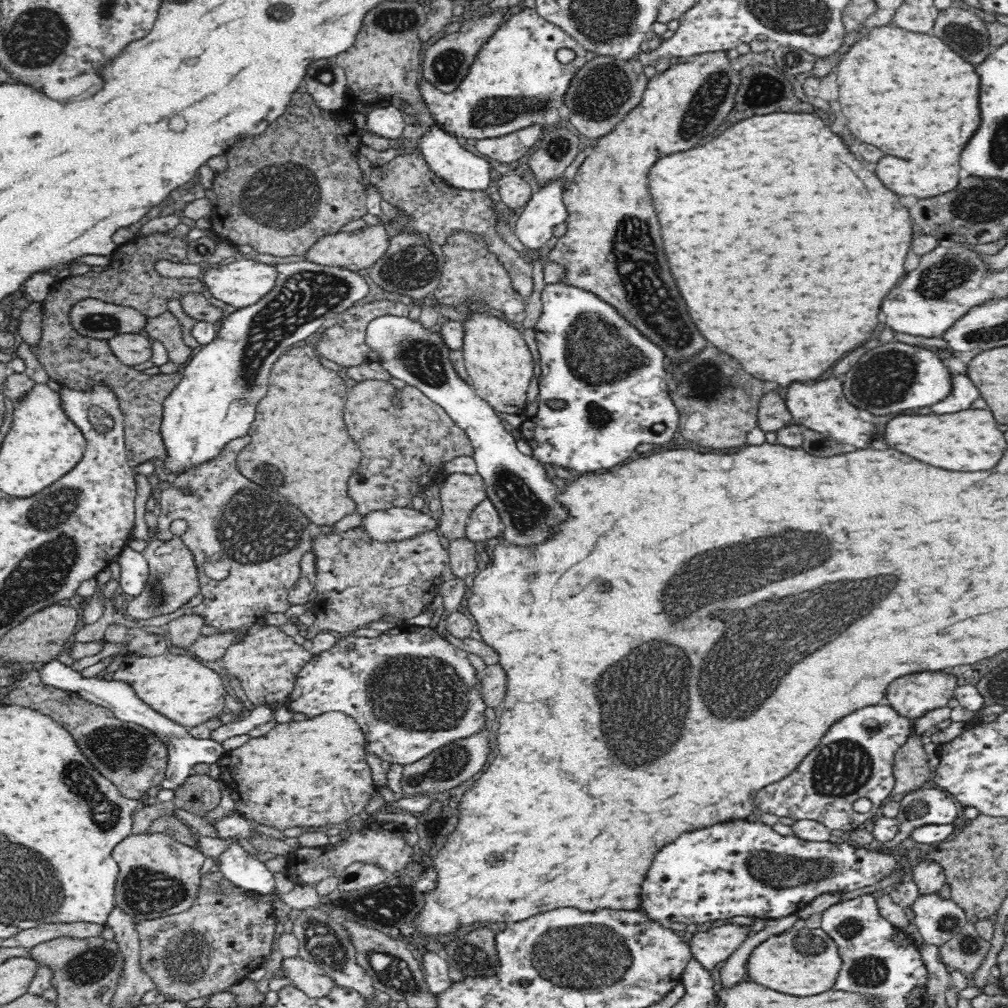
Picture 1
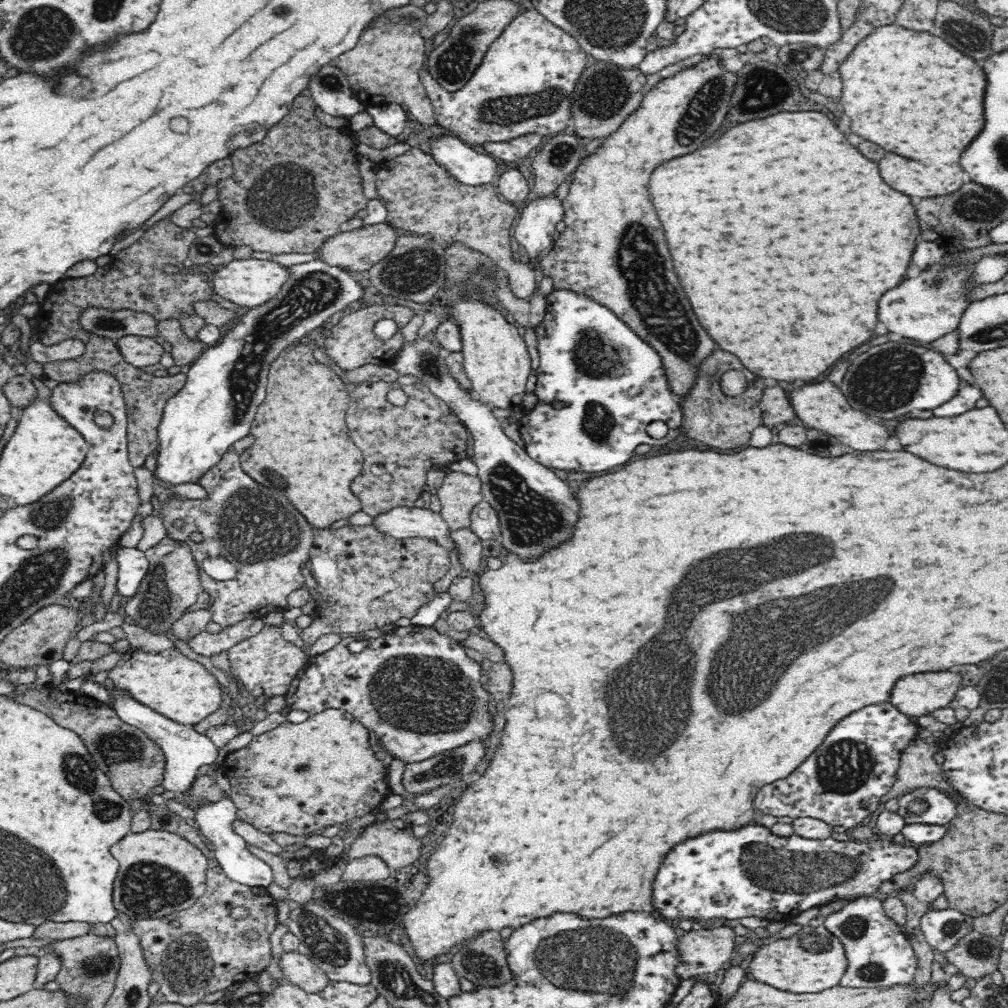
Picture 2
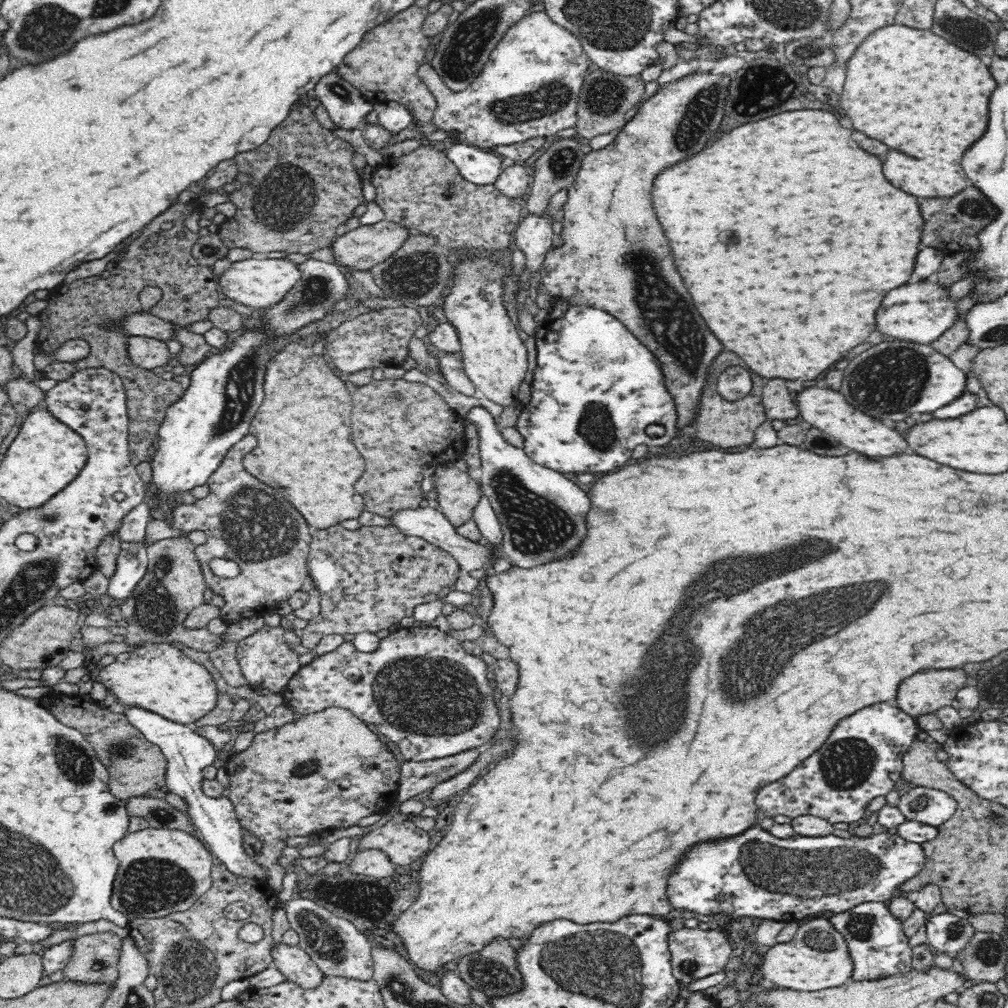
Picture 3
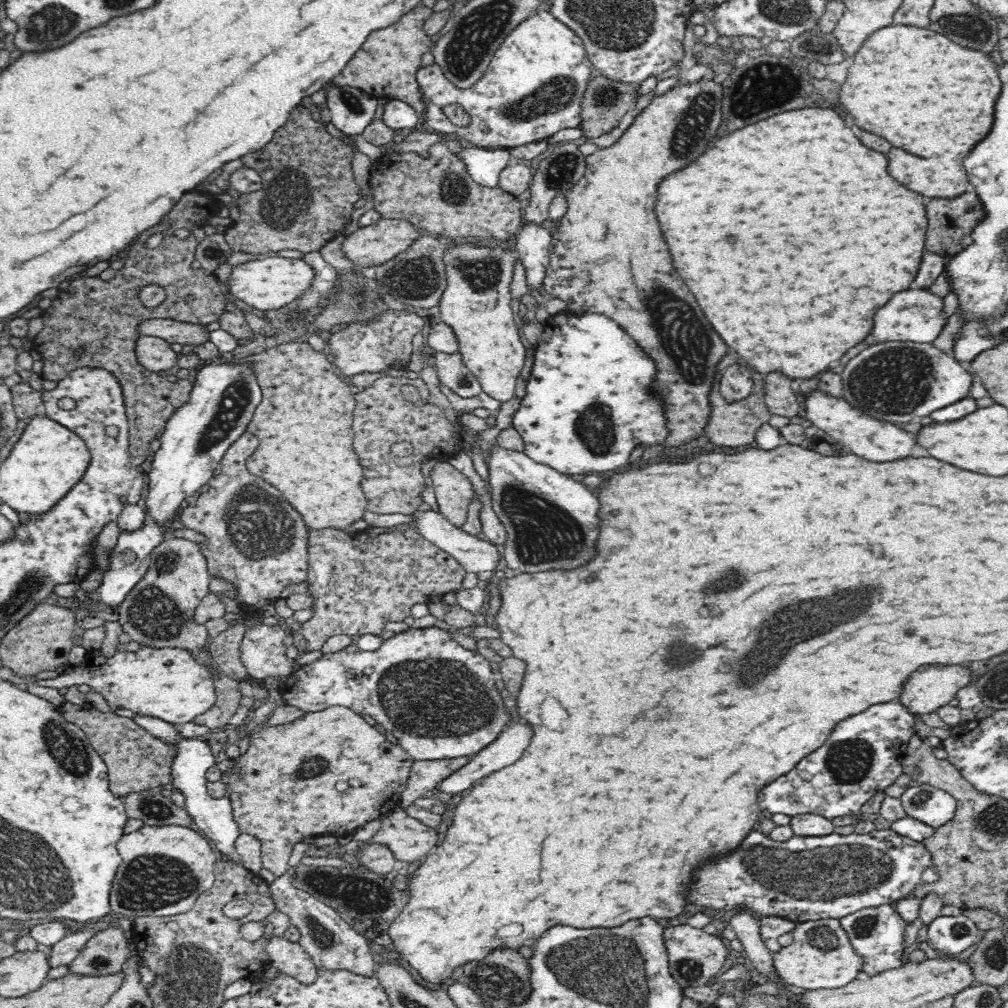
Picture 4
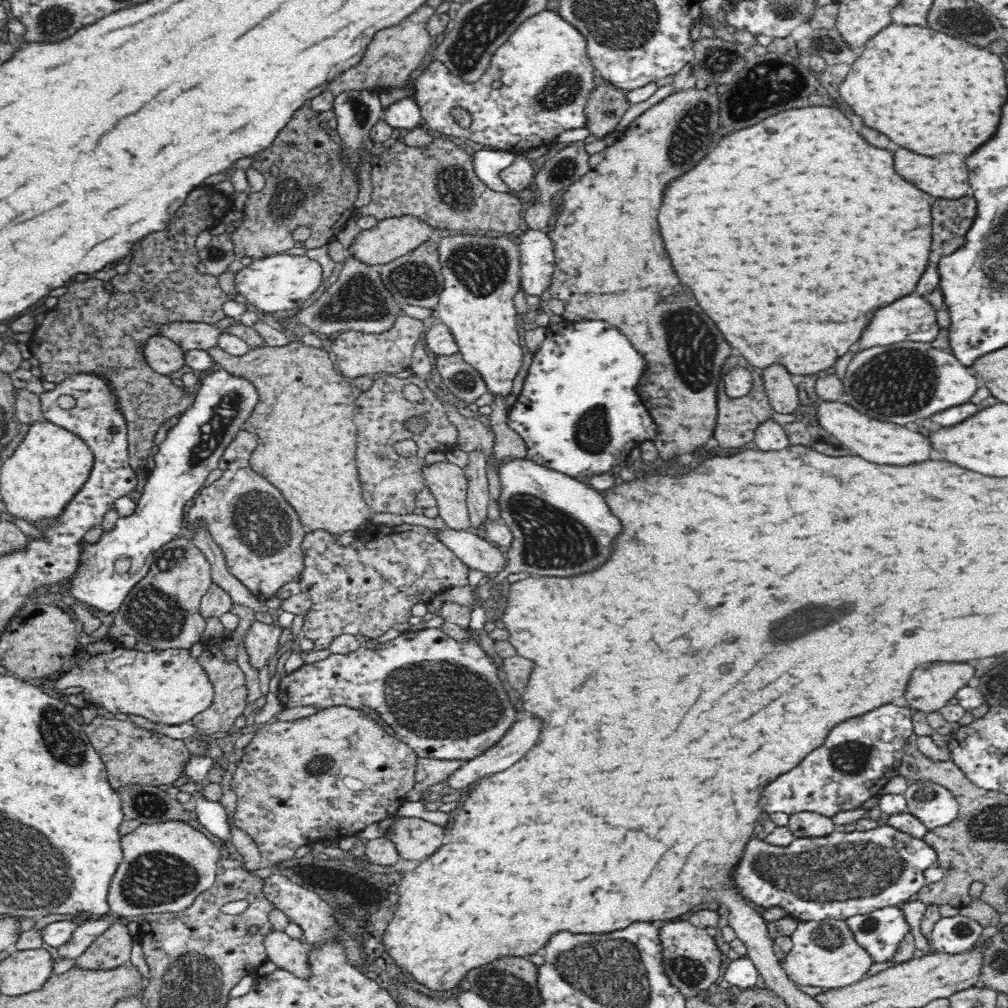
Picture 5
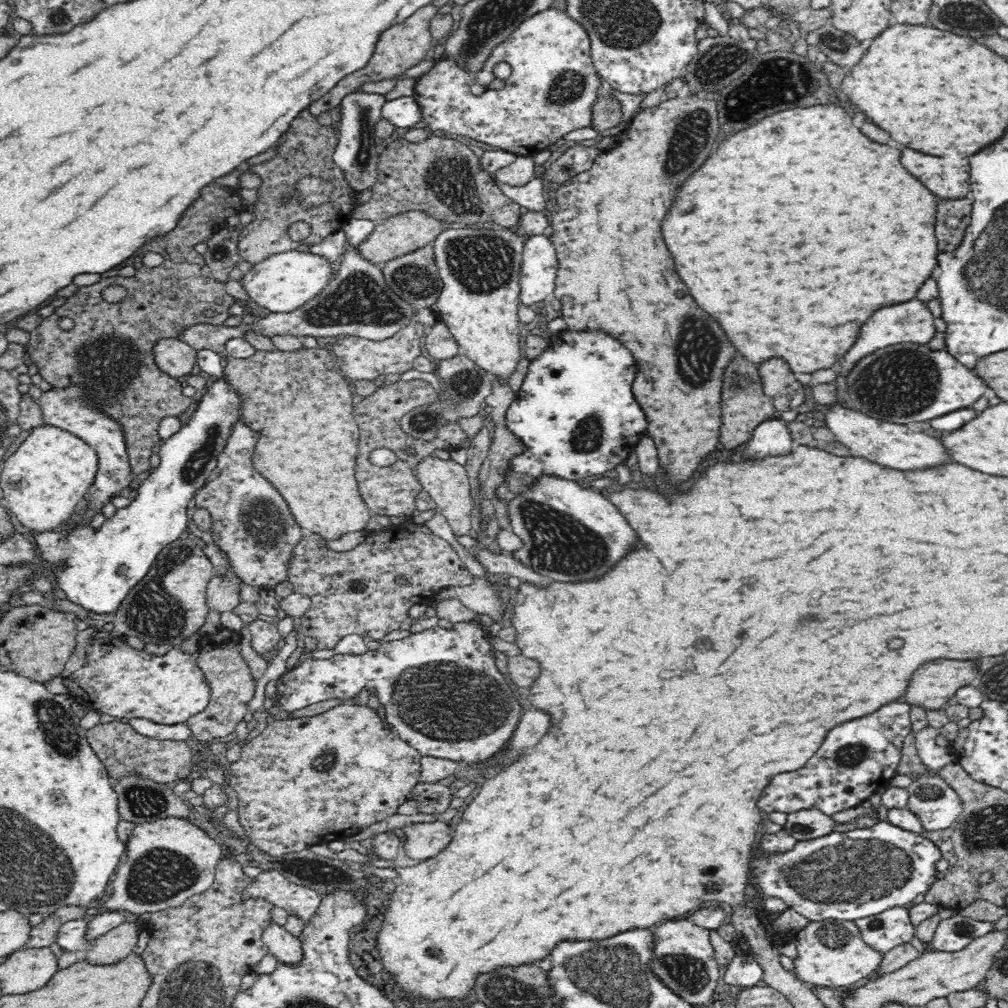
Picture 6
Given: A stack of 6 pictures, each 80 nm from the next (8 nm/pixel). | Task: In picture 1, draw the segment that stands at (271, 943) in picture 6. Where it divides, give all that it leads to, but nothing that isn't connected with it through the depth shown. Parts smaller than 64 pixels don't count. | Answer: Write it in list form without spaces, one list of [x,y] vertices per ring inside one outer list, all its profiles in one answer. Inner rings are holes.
[[[299,954],[283,957],[283,973],[293,985],[311,997],[326,996],[335,982],[317,964],[302,958]]]

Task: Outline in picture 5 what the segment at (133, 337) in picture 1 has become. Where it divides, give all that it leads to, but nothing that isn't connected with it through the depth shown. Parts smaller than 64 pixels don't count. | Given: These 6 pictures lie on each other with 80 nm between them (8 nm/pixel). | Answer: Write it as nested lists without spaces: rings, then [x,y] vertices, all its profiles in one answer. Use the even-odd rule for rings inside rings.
[[[162,336],[153,337],[145,347],[148,364],[163,375],[184,370],[187,352],[181,344]]]

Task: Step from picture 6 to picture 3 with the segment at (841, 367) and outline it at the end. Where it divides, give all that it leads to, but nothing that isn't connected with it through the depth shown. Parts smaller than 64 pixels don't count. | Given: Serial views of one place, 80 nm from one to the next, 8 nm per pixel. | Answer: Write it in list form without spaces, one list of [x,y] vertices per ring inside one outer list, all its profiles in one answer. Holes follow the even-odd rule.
[[[933,277],[932,282],[902,286],[890,292],[890,296],[886,296],[882,302],[882,308],[878,308],[876,330],[892,339],[930,345],[957,319],[955,304],[948,297],[948,287],[940,286],[936,277]]]

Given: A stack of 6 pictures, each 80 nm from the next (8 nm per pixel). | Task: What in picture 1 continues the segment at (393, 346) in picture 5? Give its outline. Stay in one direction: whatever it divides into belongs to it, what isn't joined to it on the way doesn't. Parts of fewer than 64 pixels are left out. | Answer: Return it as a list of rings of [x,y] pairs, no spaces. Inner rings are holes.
[[[398,300],[371,301],[363,306],[354,305],[347,309],[339,321],[333,321],[326,326],[323,336],[316,344],[317,356],[338,363],[344,370],[354,366],[360,366],[364,362],[379,362],[380,355],[372,346],[368,345],[368,324],[380,316],[396,316],[399,318],[409,318],[410,306],[404,305]]]

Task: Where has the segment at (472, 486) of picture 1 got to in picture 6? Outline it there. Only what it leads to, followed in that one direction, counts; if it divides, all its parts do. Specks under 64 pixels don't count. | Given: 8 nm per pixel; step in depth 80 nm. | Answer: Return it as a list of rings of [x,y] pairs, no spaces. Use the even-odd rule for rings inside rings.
[[[438,456],[422,457],[413,468],[415,478],[421,484],[422,491],[427,492],[434,500],[438,512],[442,513],[450,523],[450,528],[457,536],[466,536],[470,532],[470,516],[472,516],[472,501],[470,497],[470,478],[463,464],[448,459],[440,460]]]

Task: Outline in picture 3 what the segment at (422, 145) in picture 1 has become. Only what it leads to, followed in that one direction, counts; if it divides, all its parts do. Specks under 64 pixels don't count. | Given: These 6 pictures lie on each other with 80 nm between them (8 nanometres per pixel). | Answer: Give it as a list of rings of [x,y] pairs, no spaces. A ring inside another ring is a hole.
[[[462,143],[451,144],[446,151],[450,160],[458,165],[462,177],[477,185],[494,185],[505,169],[502,167],[504,162],[502,153],[485,152]]]

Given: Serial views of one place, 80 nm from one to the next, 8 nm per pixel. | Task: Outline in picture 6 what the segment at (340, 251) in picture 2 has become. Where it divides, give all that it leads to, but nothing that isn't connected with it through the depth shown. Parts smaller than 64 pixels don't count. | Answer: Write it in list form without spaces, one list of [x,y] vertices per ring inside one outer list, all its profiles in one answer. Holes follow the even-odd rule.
[[[410,209],[376,223],[374,232],[358,246],[362,258],[371,262],[386,262],[414,252],[428,244],[444,230],[446,224],[424,209]]]

